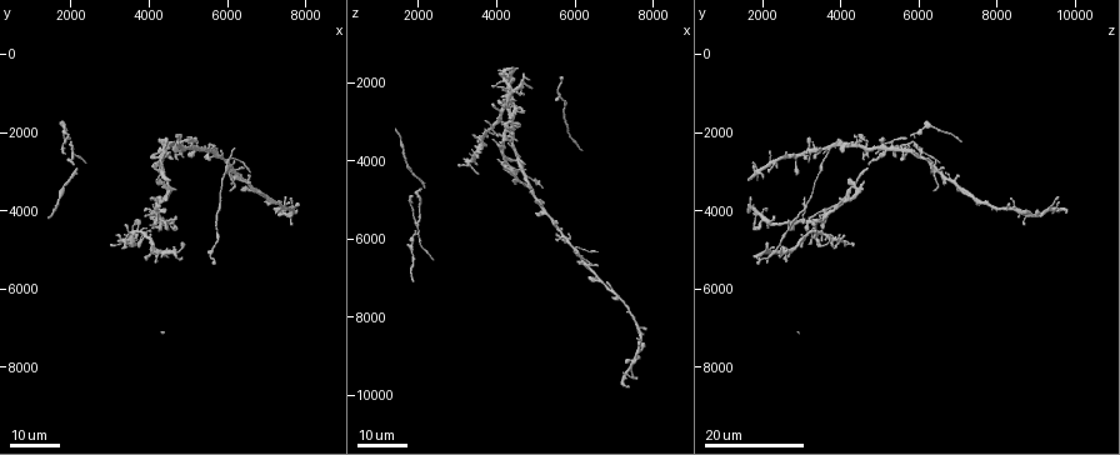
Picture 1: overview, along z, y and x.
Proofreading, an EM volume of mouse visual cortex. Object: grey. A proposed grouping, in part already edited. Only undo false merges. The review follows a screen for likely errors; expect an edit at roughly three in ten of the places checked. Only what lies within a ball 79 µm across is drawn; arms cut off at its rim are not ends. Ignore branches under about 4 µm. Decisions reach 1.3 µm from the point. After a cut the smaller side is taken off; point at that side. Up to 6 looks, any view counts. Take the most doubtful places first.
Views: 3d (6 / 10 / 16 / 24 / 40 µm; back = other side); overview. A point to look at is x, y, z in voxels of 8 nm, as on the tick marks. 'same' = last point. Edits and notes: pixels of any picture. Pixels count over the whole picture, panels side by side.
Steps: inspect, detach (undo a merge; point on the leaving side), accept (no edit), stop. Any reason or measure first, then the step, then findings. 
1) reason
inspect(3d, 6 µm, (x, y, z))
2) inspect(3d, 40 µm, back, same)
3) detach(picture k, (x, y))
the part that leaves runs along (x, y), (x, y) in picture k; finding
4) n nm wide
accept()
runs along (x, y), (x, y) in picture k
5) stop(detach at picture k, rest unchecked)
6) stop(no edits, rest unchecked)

small branch off a trunk
inspect(3d, 24 µm, (6050, 3000, 6450))

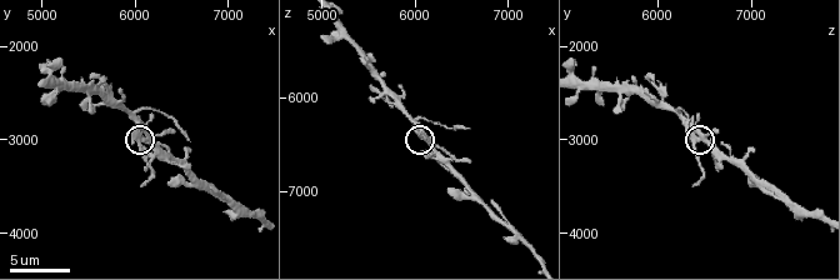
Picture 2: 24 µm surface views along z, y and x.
zoom in
inspect(3d, 6 µm, (6050, 3000, 6450))

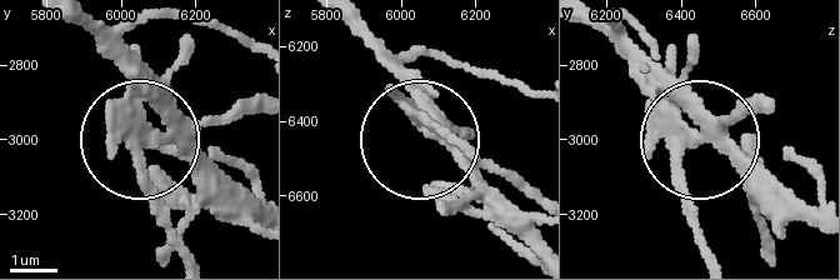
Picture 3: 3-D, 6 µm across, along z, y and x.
250 nm wide
accept()
runs along (603, 30), (686, 126), (675, 174), (699, 254) in picture 3; one neuron here

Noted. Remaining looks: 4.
four or more arms meet
inspect(3d, 16 µm, (3800, 4600, 3150))

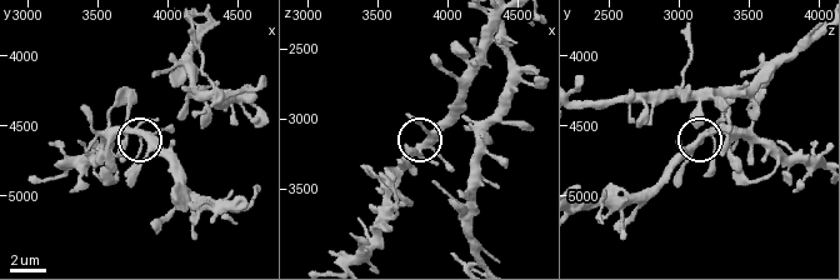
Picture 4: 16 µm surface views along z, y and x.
inspect(3d, 10 µm, (3820, 4580, 3160))

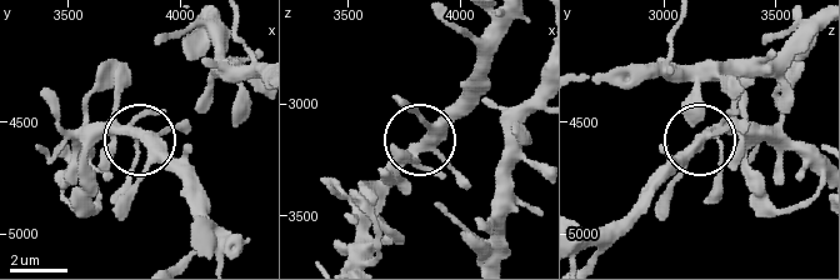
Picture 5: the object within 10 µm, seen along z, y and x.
accept()
runs along (626, 79), (769, 79), (784, 93), (698, 136), (643, 191) in picture 5; continuous, no second neuron

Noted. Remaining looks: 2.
small branch off a trunk
inspect(3d, 16 µm, (3250, 4750, 3950))

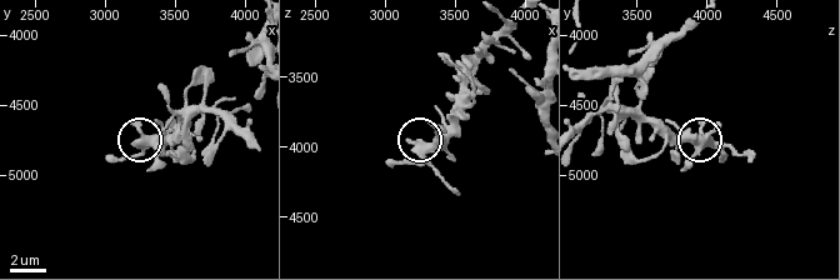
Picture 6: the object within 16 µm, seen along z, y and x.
inspect(3d, 6 µm, (3260, 4740, 3980))

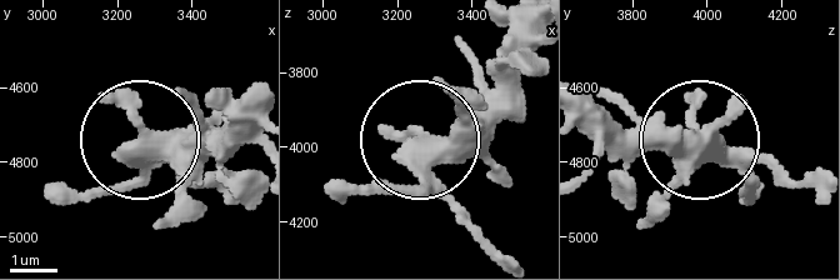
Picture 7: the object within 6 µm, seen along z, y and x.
4 arms
accept()
continuous, no second neuron

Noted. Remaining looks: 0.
stop(no edits, rest unchecked)

